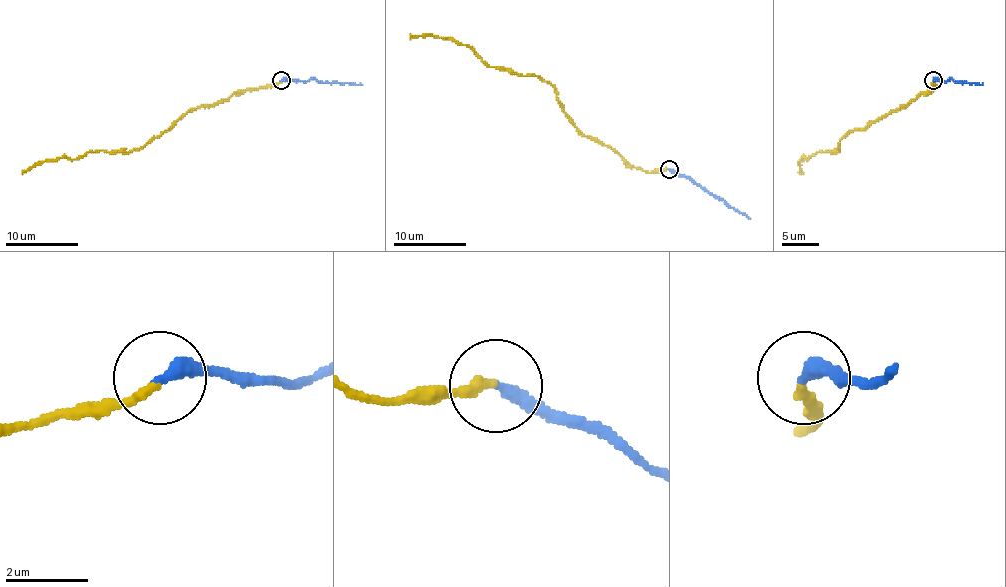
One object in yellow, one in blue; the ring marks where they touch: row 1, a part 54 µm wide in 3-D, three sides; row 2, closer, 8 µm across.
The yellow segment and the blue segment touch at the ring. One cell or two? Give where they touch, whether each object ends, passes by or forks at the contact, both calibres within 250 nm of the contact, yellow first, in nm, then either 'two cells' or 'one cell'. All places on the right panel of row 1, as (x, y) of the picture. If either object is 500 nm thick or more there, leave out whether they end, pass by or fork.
place (933, 80); yellow ends; blue ends; calibres 240 and 360 nm; two cells

